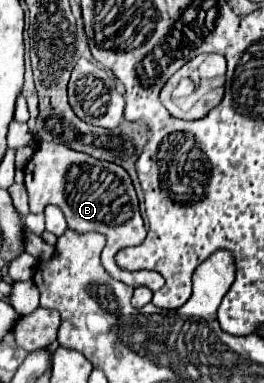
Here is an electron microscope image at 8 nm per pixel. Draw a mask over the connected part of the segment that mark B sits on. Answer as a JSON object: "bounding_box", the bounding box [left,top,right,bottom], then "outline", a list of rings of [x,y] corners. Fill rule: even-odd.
{"bounding_box":[24,140,164,292],"outline":[[[40,140],[34,156],[24,168],[24,184],[28,188],[28,198],[30,198],[30,212],[38,214],[44,212],[48,204],[56,204],[68,222],[70,230],[76,232],[102,232],[108,242],[106,248],[102,250],[102,266],[106,272],[128,284],[128,286],[138,286],[144,284],[152,292],[160,290],[164,286],[162,274],[150,270],[138,270],[128,272],[116,266],[116,252],[126,246],[138,246],[146,238],[146,228],[140,216],[138,208],[138,196],[134,190],[134,184],[126,170],[114,162],[104,162],[96,160],[84,152],[76,152],[64,144],[54,144]]]}

